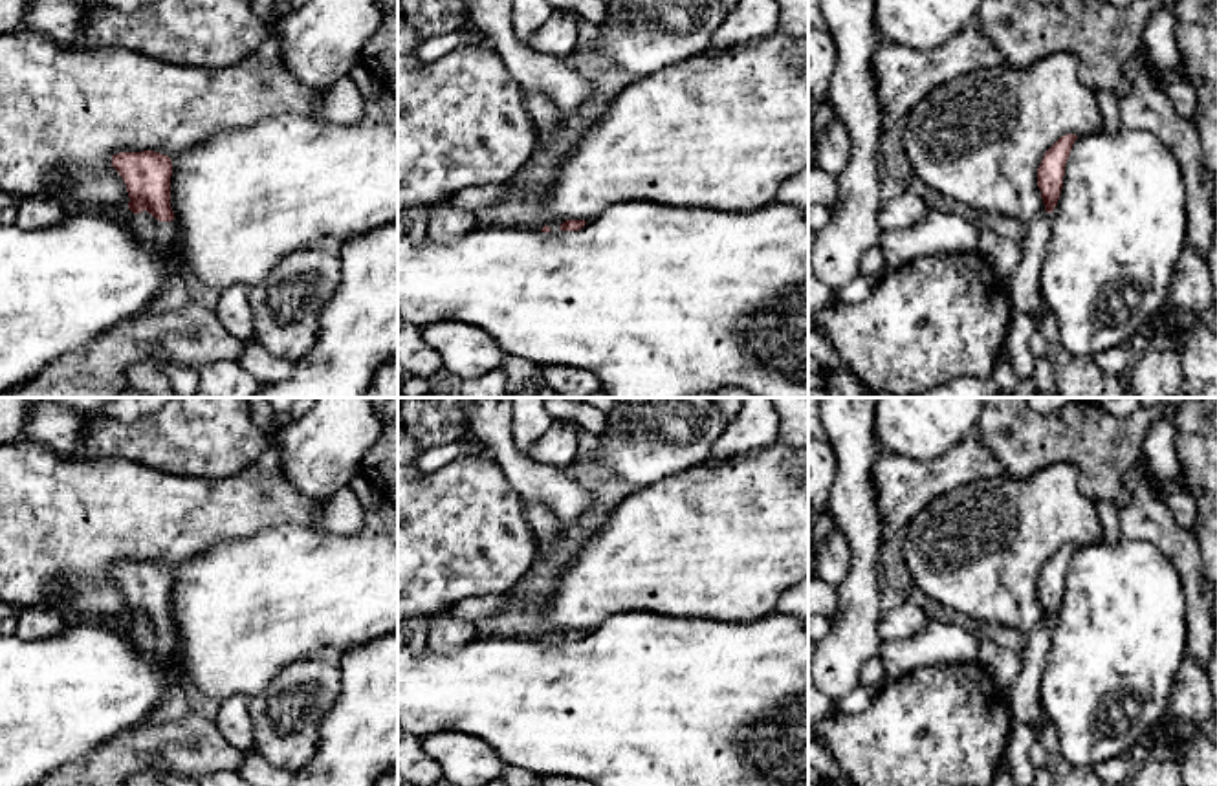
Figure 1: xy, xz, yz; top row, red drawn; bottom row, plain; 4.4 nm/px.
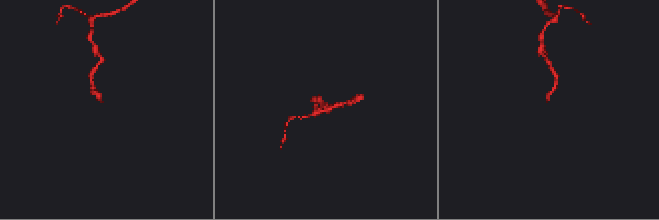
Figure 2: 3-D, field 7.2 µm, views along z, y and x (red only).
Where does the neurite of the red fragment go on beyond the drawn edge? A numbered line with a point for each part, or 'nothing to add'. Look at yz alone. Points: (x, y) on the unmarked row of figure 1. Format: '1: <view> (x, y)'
1: yz (1023, 700)

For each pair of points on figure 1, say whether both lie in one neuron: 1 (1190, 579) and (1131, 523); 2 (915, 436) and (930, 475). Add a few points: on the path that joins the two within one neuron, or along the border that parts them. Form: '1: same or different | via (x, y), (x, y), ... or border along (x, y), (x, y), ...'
1: same | via (1186, 561), (1150, 523)
2: different | border along (961, 438), (931, 458), (908, 458), (882, 451)

